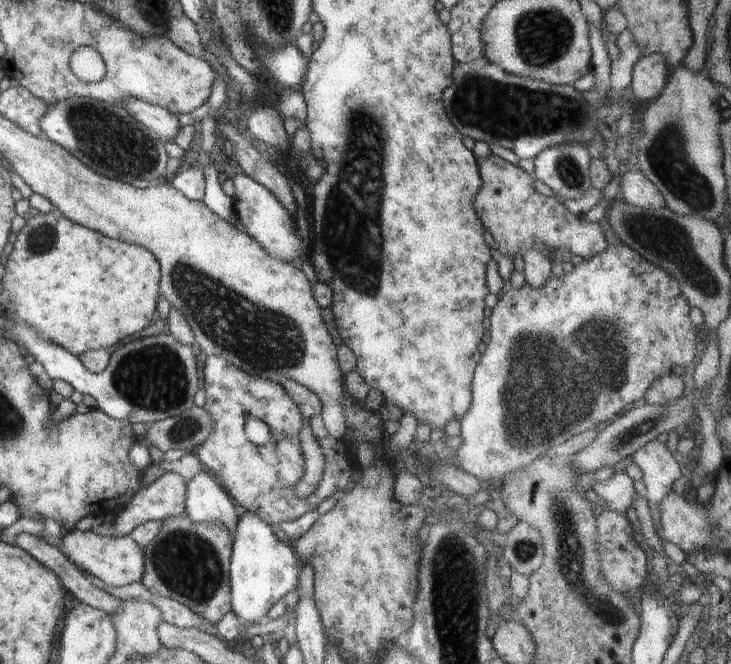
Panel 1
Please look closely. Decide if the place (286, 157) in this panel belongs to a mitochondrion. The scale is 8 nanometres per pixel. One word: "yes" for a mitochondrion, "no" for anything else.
no

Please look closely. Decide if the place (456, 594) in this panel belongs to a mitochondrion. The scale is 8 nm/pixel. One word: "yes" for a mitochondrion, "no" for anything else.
yes

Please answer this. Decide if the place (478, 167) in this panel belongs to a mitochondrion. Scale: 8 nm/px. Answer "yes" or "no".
no

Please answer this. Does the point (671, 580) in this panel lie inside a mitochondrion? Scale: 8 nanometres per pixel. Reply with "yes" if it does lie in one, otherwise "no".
no

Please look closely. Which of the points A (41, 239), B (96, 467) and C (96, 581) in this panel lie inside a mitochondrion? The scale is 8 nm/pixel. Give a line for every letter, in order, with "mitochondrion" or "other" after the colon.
A: mitochondrion
B: other
C: other

